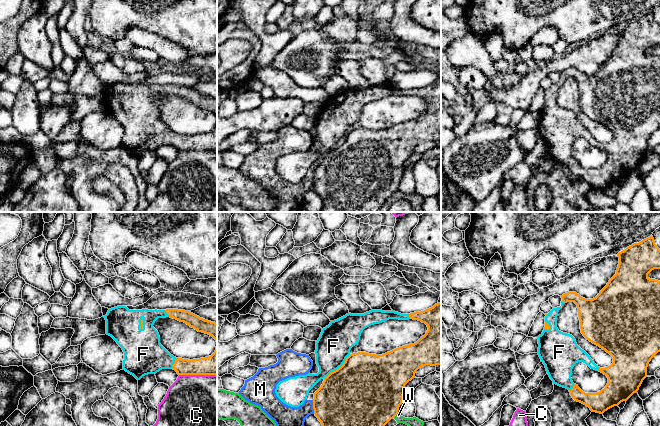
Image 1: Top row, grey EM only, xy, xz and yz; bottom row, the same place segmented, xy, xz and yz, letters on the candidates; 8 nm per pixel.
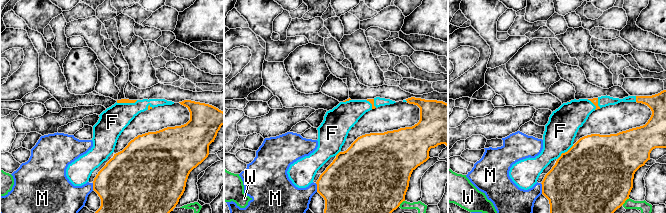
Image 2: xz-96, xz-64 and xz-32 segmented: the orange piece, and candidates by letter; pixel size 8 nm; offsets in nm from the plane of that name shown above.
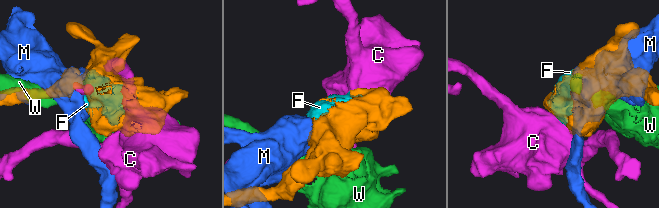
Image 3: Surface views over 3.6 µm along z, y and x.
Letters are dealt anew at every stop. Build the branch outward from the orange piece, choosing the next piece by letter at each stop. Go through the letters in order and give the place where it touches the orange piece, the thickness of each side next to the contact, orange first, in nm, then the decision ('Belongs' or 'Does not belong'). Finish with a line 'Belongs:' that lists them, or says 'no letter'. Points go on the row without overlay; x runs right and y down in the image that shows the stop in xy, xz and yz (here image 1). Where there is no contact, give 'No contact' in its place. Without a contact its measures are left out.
C: Touches orange at xy (198, 150). Thickness 170 nm (orange) against 500 nm. Does not belong
F: Touches orange at xz (338, 144). Thickness 500 nm (orange) against 280 nm. Belongs
M: Touches orange at xz (313, 183). Thickness 480 nm (orange) against 220 nm. Does not belong
W: Touches orange at xz (395, 191). Thickness 480 nm (orange) against 100 nm. Does not belong
Belongs: F

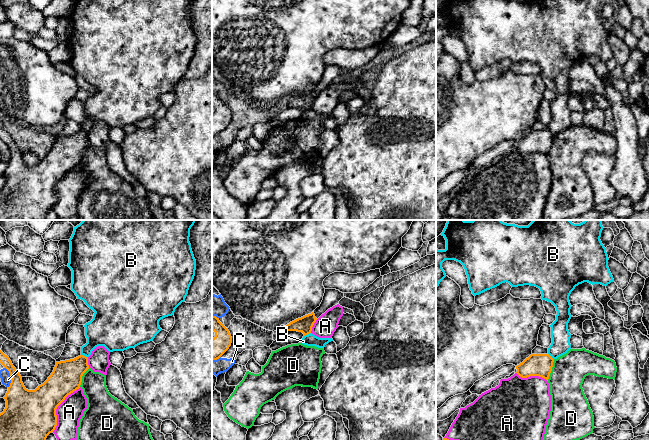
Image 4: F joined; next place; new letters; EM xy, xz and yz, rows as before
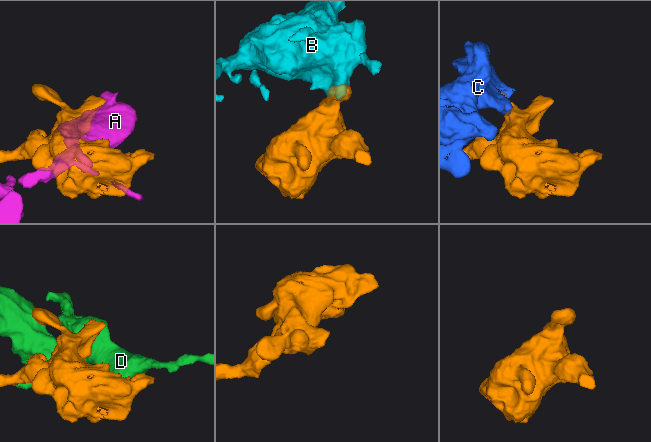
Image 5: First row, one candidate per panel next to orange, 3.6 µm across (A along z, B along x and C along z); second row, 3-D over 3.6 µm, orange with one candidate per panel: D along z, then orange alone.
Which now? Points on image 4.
A: Touches orange at xy (57, 182). Thickness 420 nm (orange) against 200 nm. Does not belong
B: Touches orange at xy (83, 131). Thickness 240 nm (orange) against 240 nm. Does not belong
C: Touches orange at xy (10, 152). Thickness 260 nm (orange) against 80 nm. Does not belong
D: Touches orange at yz (551, 146). Thickness 180 nm (orange) against 280 nm. Does not belong
Belongs: no letter

